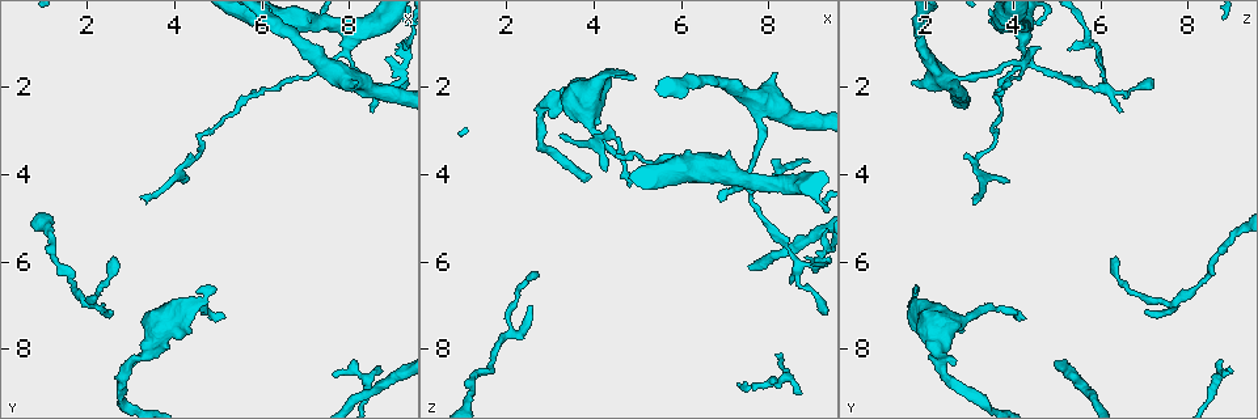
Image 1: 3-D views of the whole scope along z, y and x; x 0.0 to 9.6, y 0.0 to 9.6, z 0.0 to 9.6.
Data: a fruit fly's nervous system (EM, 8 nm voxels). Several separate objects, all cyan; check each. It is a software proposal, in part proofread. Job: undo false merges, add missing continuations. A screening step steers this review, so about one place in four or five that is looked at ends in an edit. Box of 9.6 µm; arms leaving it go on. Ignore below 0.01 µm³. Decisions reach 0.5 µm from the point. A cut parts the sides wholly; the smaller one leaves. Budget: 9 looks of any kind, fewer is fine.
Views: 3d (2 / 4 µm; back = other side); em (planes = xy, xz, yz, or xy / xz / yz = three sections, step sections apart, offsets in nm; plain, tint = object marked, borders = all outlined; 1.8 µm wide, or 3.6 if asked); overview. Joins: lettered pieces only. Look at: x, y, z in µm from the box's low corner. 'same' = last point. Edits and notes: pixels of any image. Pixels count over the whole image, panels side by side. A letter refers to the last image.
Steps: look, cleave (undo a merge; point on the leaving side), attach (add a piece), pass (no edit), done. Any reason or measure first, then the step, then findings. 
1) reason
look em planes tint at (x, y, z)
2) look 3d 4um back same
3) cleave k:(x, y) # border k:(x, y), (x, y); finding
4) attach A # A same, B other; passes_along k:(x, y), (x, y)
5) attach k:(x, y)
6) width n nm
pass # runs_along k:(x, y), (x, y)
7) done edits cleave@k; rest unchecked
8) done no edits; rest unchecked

thin end
look em planes tint at (3.25, 4.55, 3.05)

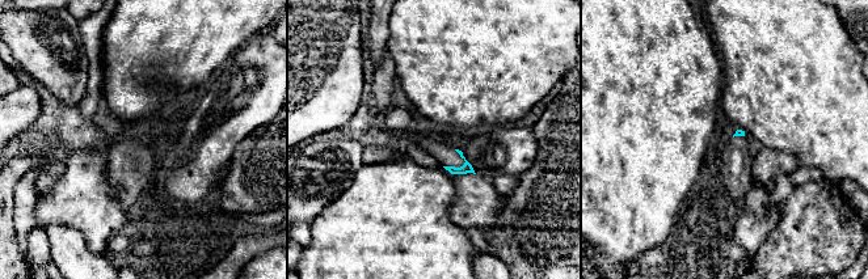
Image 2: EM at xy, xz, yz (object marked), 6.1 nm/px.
see the neighbours
look em planes borders same

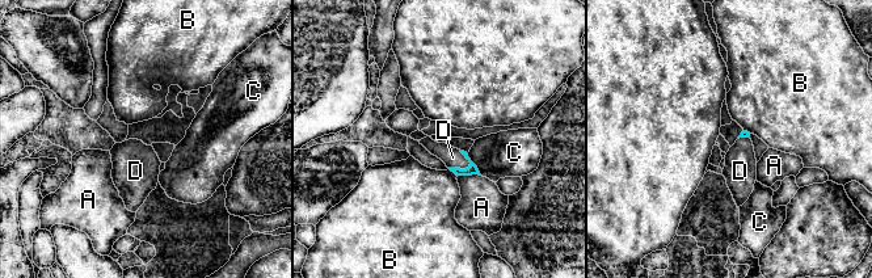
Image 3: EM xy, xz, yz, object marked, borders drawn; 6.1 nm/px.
longest_contact C 160 nm
attach D # A other, B other, C other, D same; passes_along 3:(472, 169), (459, 168), (453, 158); it goes on there

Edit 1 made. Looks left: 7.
an open end
look 3d 2um back at (8.70, 8.50, 8.95)

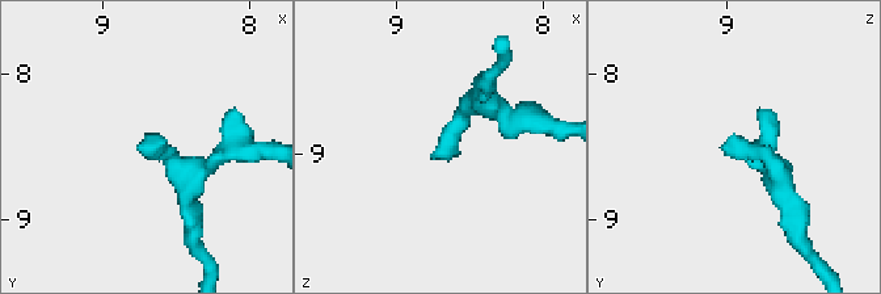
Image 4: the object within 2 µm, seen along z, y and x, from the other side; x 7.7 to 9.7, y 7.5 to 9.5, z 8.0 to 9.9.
shape alone is not enough
look em xy step 8 borders at (8.76, 8.46, 9.02)

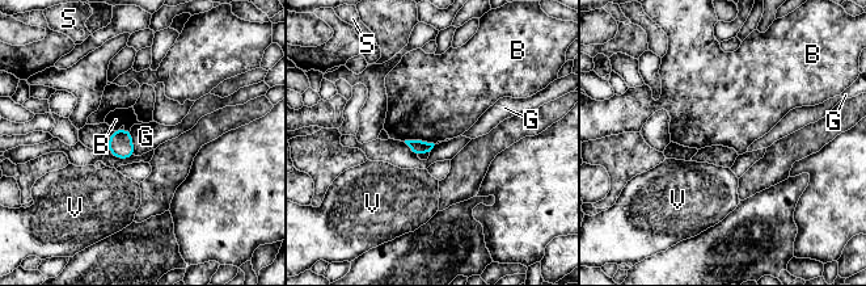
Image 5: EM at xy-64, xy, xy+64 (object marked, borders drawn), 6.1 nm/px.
longest_contact B 190 nm
pass # B other, G other, S other, V other; border 5:(404, 141), (427, 141), (434, 144); none of them fits

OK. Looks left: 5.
look 3d 2um at (8.70, 2.00, 6.10)

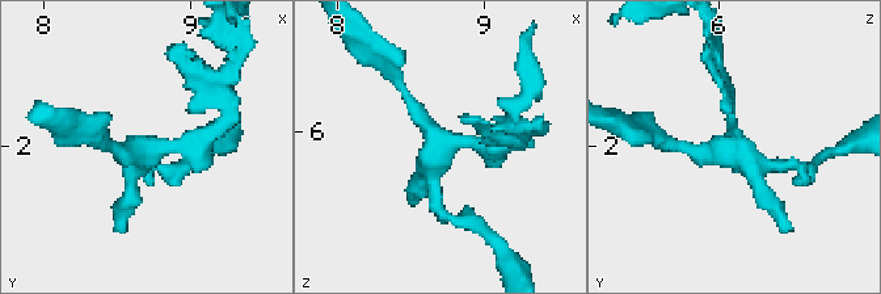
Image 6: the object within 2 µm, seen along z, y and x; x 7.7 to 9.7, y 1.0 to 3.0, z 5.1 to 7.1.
look em planes borders at (8.72, 1.98, 6.08)

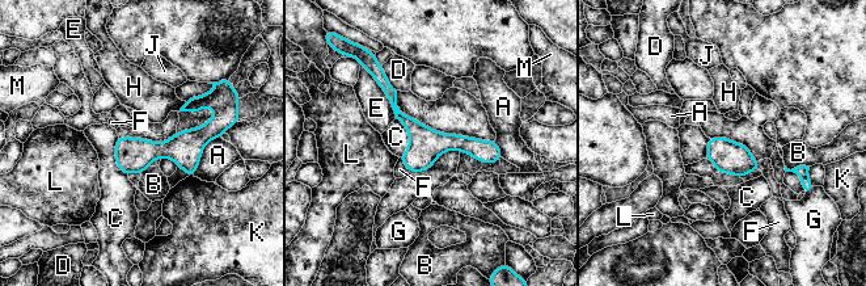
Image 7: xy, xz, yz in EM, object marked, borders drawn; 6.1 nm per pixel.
pass # A other, B other, C other, D other, E other, F other, G other, H other, J other, K other, L other, M other; continuous, no second neuron

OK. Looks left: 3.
free end
look em planes plain at (5.00, 6.60, 1.70)

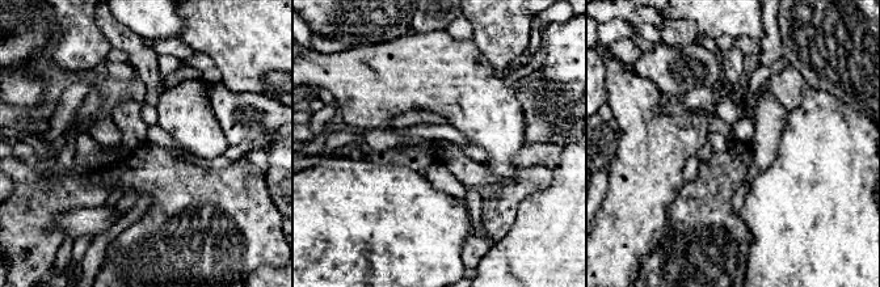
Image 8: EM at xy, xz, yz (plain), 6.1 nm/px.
look em planes tint same

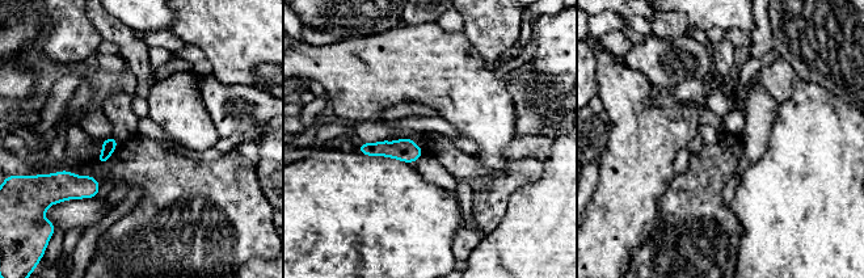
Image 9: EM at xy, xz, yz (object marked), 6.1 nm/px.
what lies round it
look em planes borders same

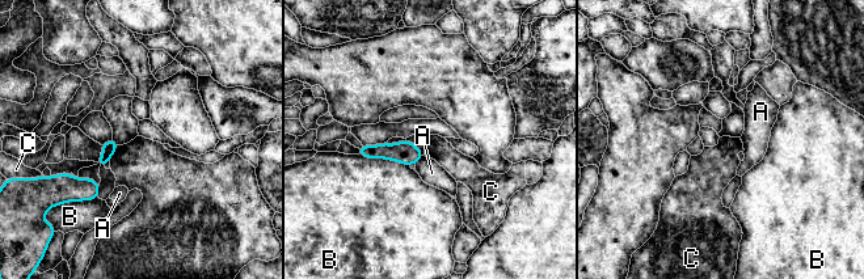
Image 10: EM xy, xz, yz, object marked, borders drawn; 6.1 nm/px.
pass # A other, B other, C other; no lettered piece goes on from it

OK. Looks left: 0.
done edits attach@3; rest unchecked

